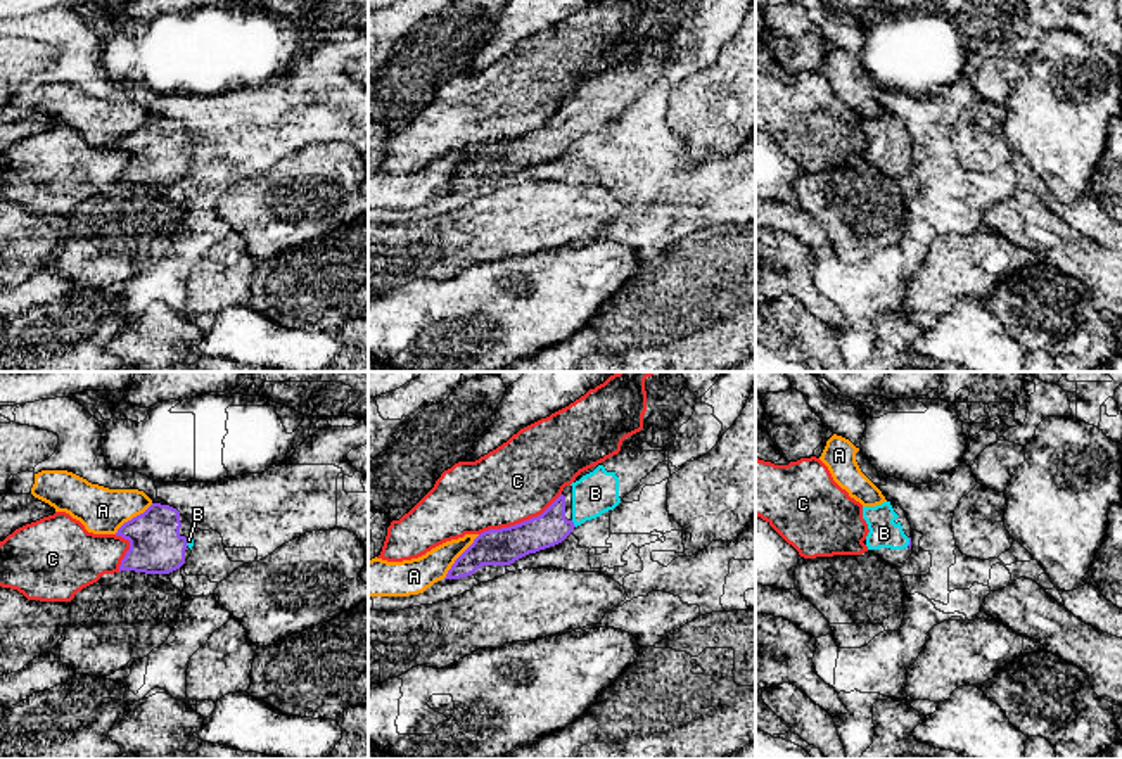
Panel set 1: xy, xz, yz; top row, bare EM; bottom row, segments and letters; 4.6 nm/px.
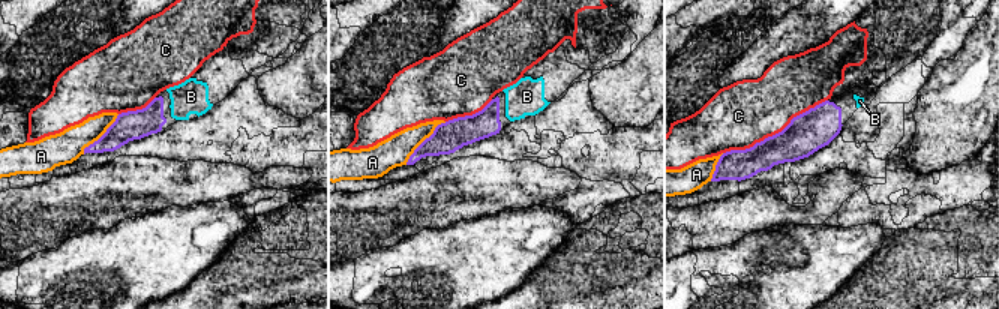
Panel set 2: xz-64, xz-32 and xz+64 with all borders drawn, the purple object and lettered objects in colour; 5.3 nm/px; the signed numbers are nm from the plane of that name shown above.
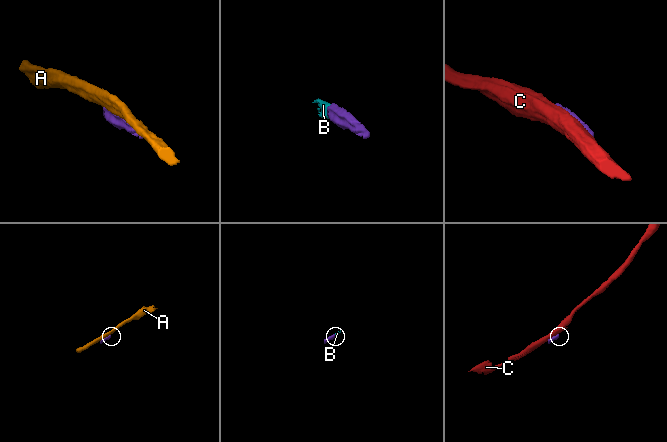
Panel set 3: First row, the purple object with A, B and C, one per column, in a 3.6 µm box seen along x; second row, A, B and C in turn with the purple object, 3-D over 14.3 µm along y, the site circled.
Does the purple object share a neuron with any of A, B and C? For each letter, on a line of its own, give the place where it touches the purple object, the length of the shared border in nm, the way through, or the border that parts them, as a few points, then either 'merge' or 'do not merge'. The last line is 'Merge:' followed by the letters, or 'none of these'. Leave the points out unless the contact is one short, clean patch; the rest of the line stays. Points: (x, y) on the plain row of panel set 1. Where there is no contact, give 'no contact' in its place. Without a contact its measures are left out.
A: contact xz (458, 170); length 260 nm; do not merge
B: contact xz (573, 137); length 40 nm; way xz (550, 140), (573, 137), (595, 106); merge
C: contact xz (521, 135); length 440 nm; do not merge
Merge: B

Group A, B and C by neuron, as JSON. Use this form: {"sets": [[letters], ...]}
{"sets": [["A"], ["B"], ["C"]]}

